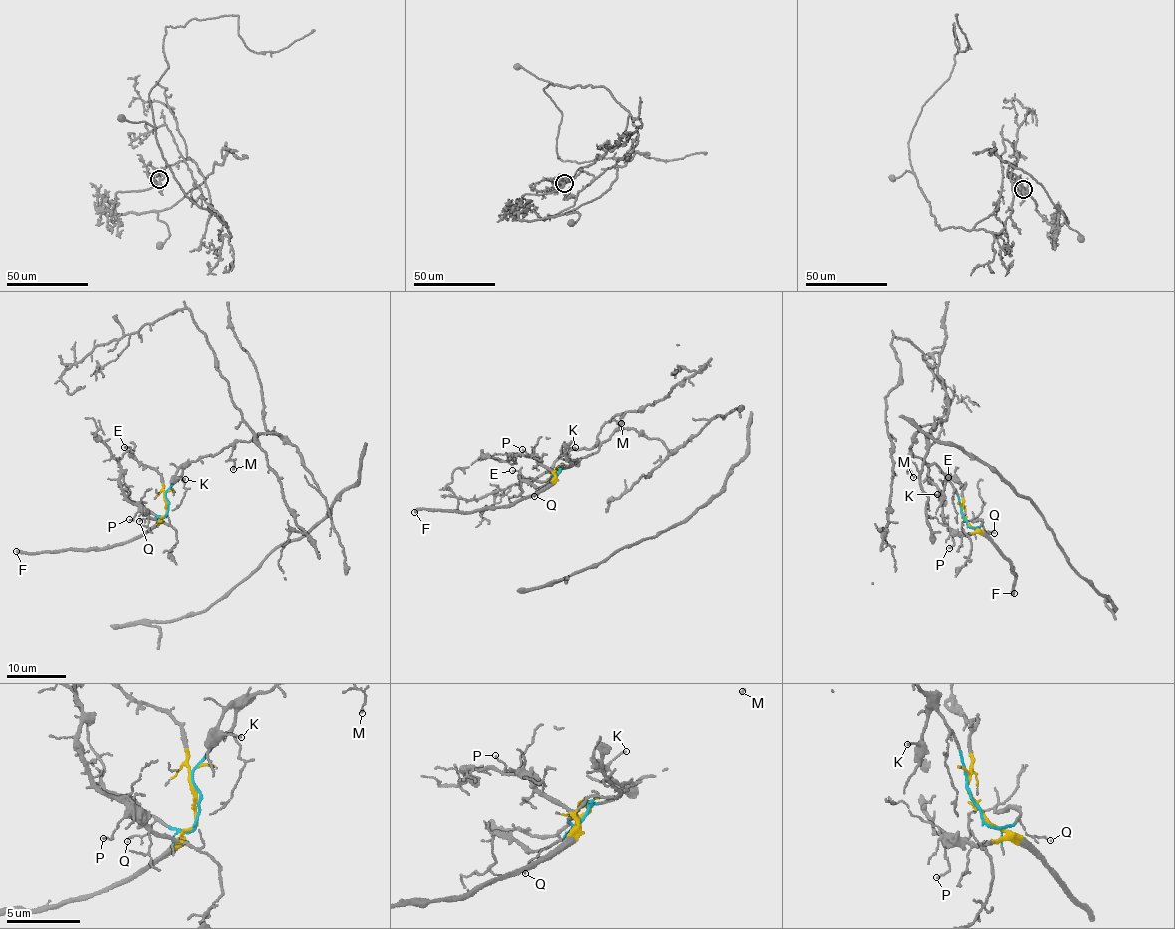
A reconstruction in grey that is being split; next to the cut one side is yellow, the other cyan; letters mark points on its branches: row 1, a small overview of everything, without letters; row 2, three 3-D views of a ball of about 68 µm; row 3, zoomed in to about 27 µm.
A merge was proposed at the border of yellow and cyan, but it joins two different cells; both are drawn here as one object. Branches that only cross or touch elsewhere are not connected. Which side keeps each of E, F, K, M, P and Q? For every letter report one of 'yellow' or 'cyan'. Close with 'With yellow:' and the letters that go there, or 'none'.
E: yellow
F: yellow
K: cyan
M: cyan
P: yellow
Q: cyan
With yellow: E, F, P

